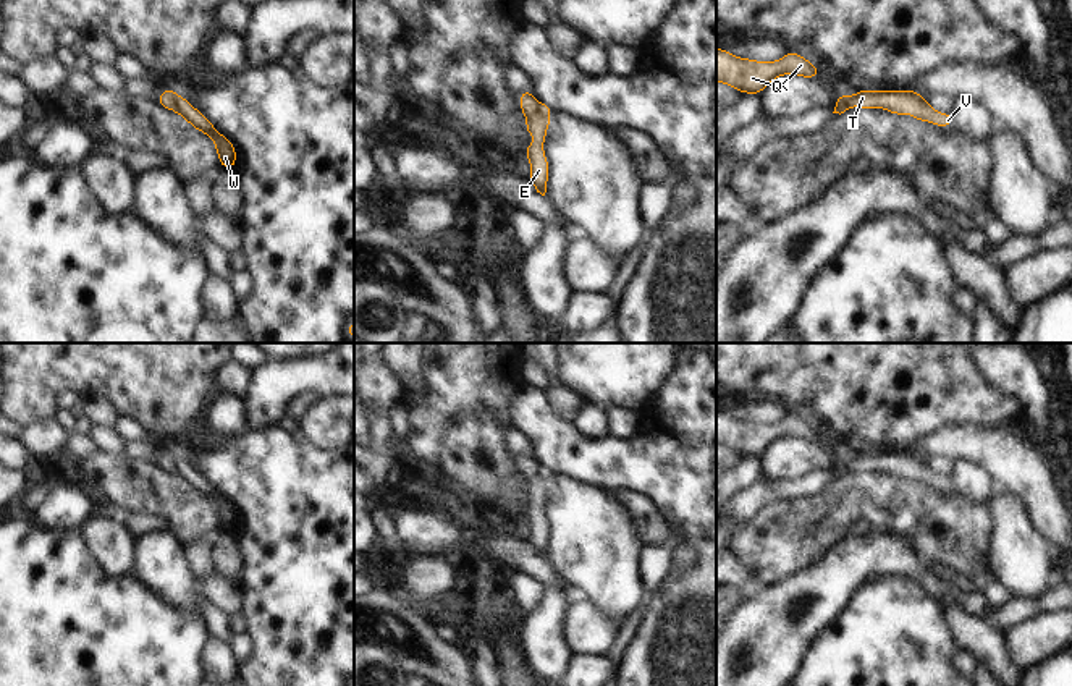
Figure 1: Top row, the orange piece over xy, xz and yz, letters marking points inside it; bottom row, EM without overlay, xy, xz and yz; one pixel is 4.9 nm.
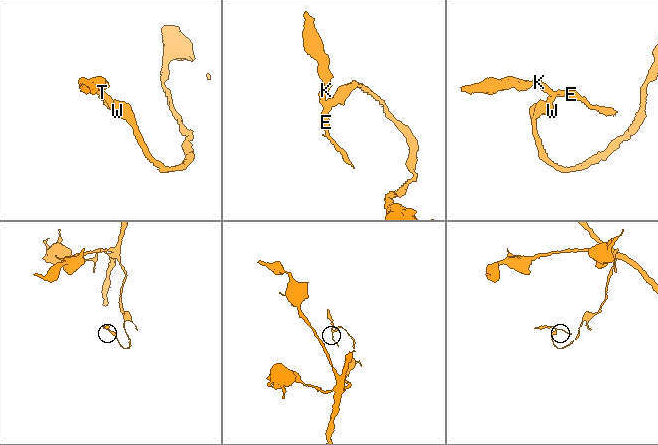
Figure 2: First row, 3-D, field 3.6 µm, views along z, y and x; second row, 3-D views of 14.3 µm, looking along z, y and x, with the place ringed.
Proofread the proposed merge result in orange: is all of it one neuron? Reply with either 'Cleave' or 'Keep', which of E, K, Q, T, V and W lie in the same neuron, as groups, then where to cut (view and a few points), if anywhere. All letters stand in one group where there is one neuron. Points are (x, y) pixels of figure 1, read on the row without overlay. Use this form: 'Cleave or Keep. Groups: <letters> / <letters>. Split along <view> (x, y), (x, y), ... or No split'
Cleave. Groups: E K Q T V / W. Split along xz (537, 465), (537, 473), (548, 479).

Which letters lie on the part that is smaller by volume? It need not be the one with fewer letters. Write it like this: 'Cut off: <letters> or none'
Cut off: E, K, Q, T, V.

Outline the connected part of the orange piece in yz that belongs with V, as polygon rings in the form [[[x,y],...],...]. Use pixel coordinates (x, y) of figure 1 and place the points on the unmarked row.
[[[860,451],[855,458],[838,458],[836,464],[847,461],[847,471],[884,471],[894,477],[910,476],[914,482],[930,484],[933,489],[952,489],[951,476],[936,474],[928,464],[923,463],[923,458],[912,453],[868,453]]]

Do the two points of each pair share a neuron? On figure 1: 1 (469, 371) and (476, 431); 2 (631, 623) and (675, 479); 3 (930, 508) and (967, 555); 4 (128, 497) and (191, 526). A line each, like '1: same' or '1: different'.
1: same
2: different
3: same
4: same

